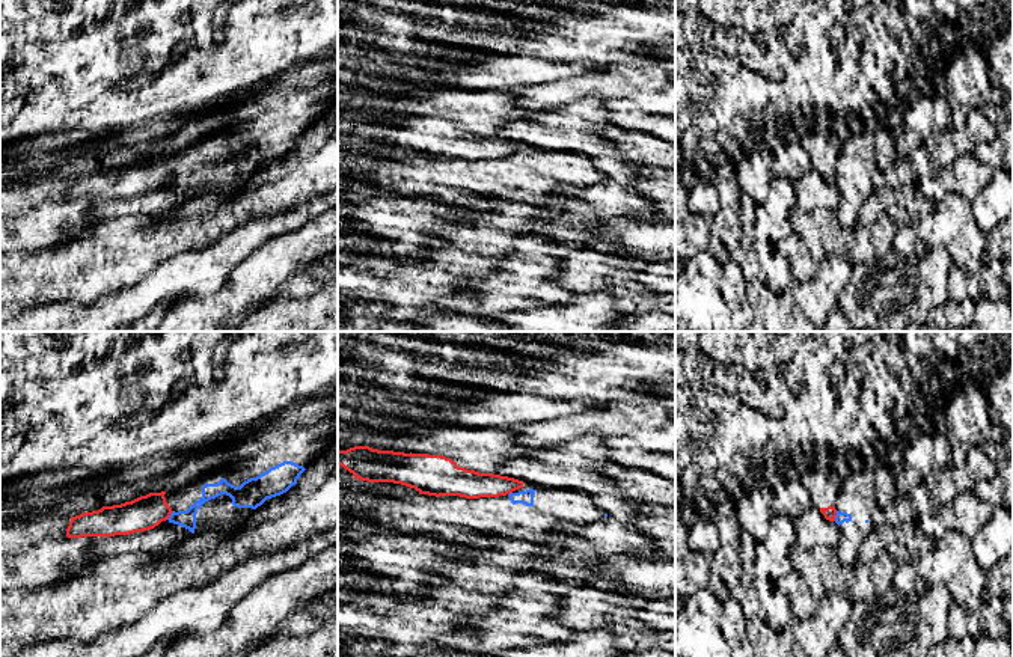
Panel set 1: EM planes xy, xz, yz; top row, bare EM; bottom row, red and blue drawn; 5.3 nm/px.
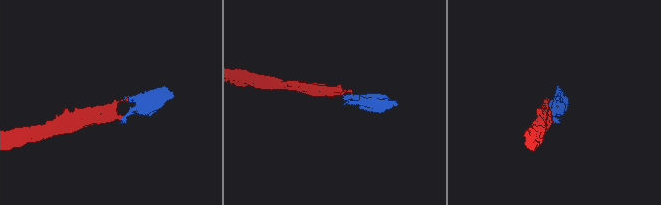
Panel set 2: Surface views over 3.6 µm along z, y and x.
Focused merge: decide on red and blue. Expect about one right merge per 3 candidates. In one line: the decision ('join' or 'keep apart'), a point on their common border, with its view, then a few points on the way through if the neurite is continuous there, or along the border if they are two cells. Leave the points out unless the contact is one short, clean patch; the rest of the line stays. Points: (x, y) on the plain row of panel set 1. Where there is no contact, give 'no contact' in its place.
keep apart; meets red in yz at (835, 178); border along yz (837, 174), (834, 183)

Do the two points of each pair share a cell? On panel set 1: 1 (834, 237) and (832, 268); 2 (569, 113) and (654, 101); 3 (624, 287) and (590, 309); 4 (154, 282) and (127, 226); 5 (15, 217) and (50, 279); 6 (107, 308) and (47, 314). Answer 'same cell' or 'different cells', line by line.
1: different cells
2: different cells
3: different cells
4: different cells
5: different cells
6: same cell

